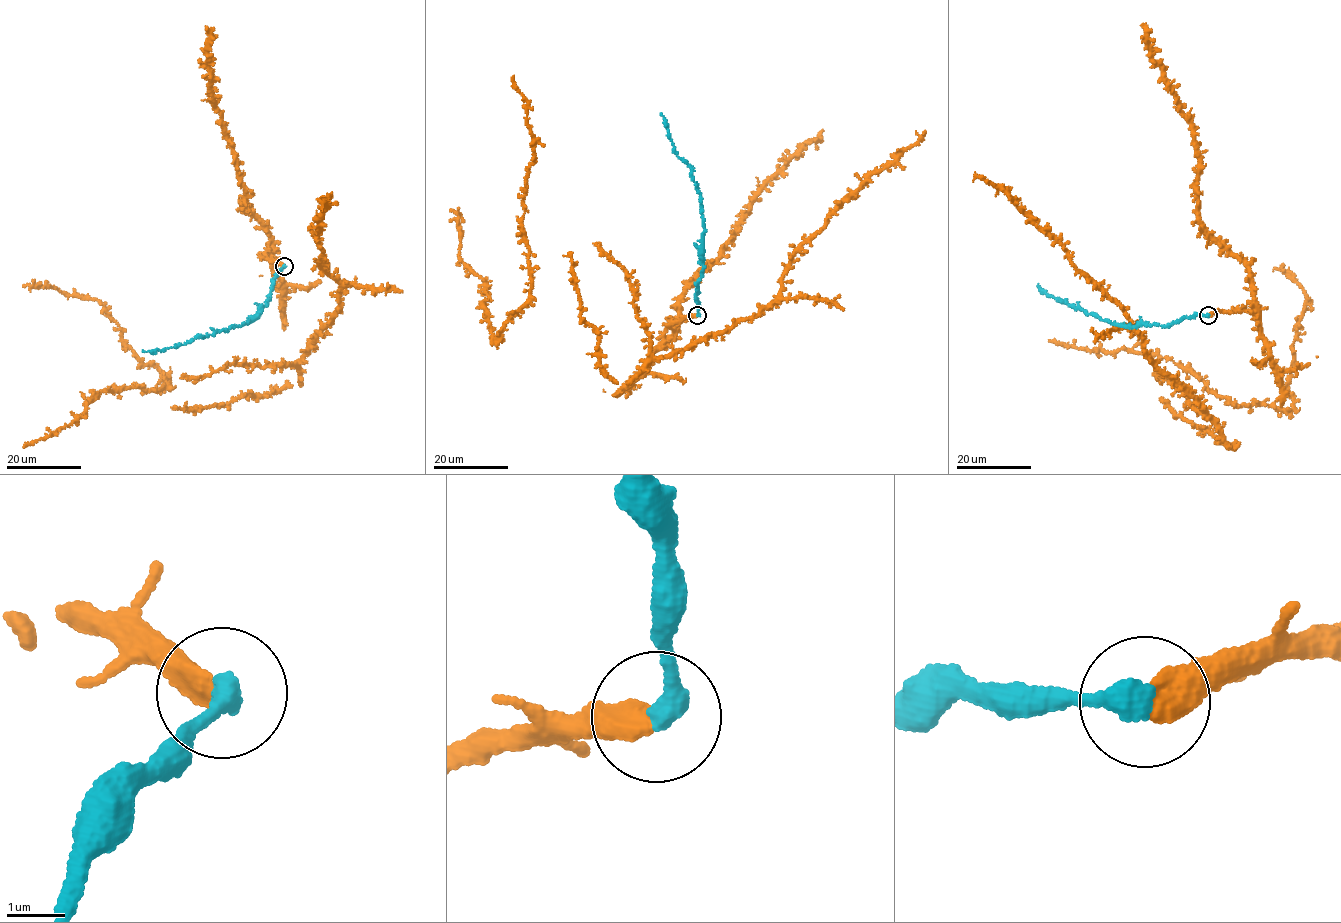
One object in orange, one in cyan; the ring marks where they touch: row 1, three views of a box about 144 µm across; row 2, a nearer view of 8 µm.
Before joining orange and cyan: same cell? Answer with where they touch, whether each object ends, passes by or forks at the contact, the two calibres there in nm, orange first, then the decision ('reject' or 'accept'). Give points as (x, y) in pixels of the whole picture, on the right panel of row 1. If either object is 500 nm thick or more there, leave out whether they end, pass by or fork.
place (1208, 315); orange ends; cyan ends; calibres 460 and 420 nm; reject

